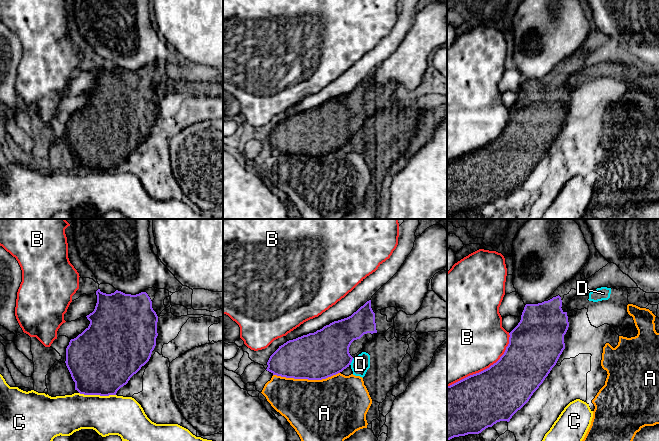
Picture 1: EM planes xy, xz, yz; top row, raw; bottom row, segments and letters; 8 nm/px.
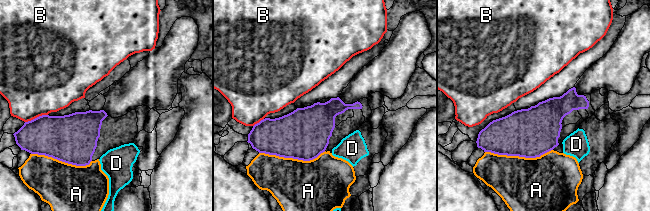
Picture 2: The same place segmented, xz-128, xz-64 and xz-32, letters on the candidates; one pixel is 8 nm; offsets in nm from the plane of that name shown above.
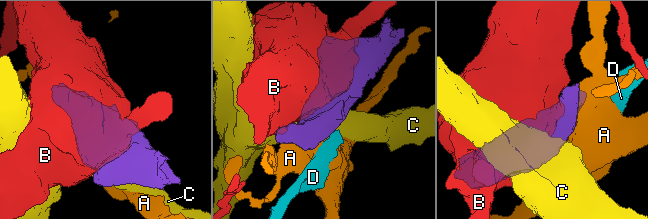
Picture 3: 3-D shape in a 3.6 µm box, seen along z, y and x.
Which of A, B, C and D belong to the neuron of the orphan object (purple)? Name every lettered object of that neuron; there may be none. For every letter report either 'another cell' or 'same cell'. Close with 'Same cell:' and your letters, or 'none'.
A: another cell
B: another cell
C: another cell
D: another cell
Same cell: none

